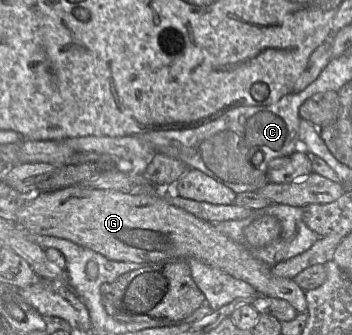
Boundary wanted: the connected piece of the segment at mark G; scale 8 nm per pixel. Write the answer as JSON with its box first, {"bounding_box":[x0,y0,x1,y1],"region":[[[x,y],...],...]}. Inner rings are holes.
{"bounding_box":[16,185,307,313],"region":[[[77,185],[51,192],[37,191],[29,194],[29,199],[17,212],[16,224],[30,236],[43,235],[67,239],[112,261],[158,263],[169,258],[196,258],[249,283],[259,295],[283,299],[298,313],[307,312],[305,291],[293,279],[275,276],[271,266],[253,257],[247,248],[219,232],[213,223],[172,205],[160,195],[87,189]]]}

